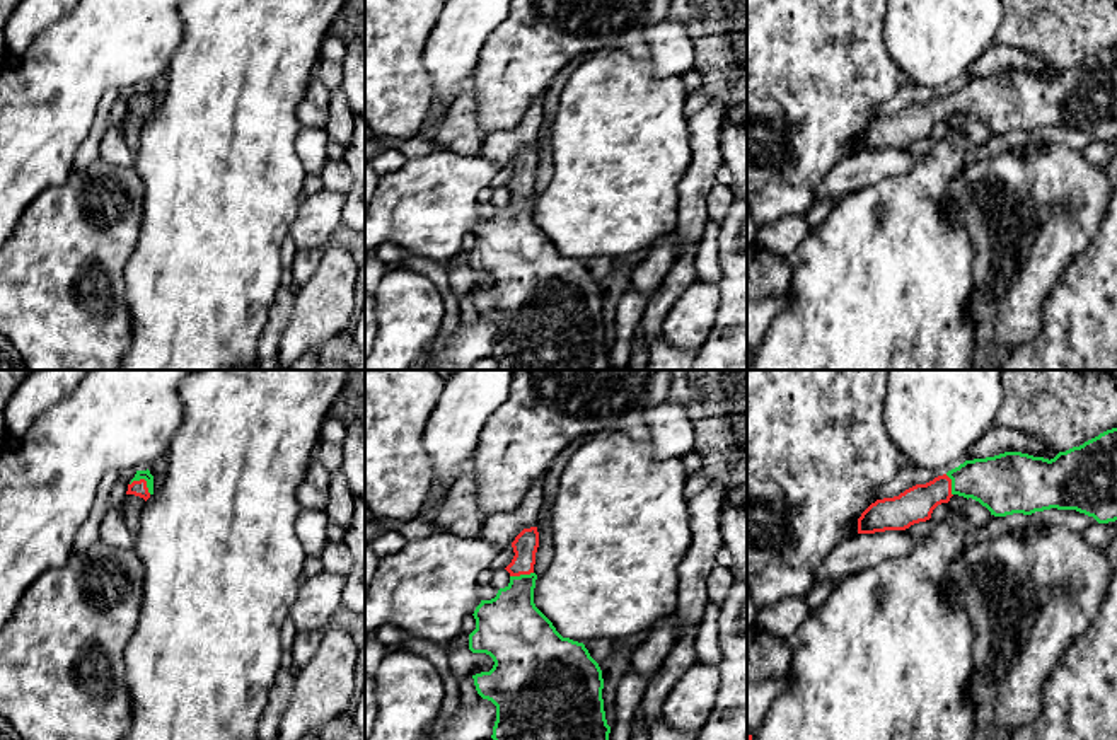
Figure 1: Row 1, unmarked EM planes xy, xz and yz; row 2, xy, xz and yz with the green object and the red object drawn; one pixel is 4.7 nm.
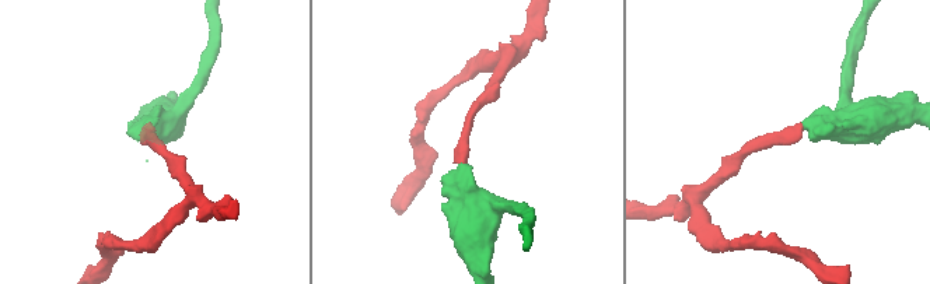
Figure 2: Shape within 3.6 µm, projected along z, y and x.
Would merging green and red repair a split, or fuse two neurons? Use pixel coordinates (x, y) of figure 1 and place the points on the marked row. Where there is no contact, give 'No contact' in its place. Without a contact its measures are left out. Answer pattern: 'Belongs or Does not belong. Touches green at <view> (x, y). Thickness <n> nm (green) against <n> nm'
Belongs. Touches green at xy (144, 478). Thickness 50 nm (green) against 80 nm

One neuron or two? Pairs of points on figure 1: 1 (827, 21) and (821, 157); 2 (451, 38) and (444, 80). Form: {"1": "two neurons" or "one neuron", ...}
{"1": "one neuron", "2": "one neuron"}

